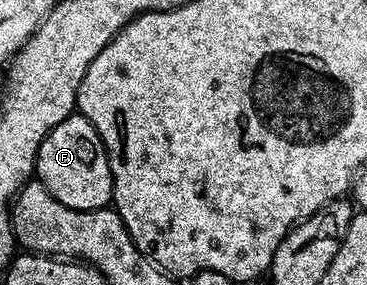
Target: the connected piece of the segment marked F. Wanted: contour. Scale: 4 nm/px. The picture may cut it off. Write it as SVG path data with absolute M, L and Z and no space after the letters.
M73 112L58 128L42 140L36 157L35 177L66 208L75 210L103 210L112 201L112 169L108 153L90 120Z

